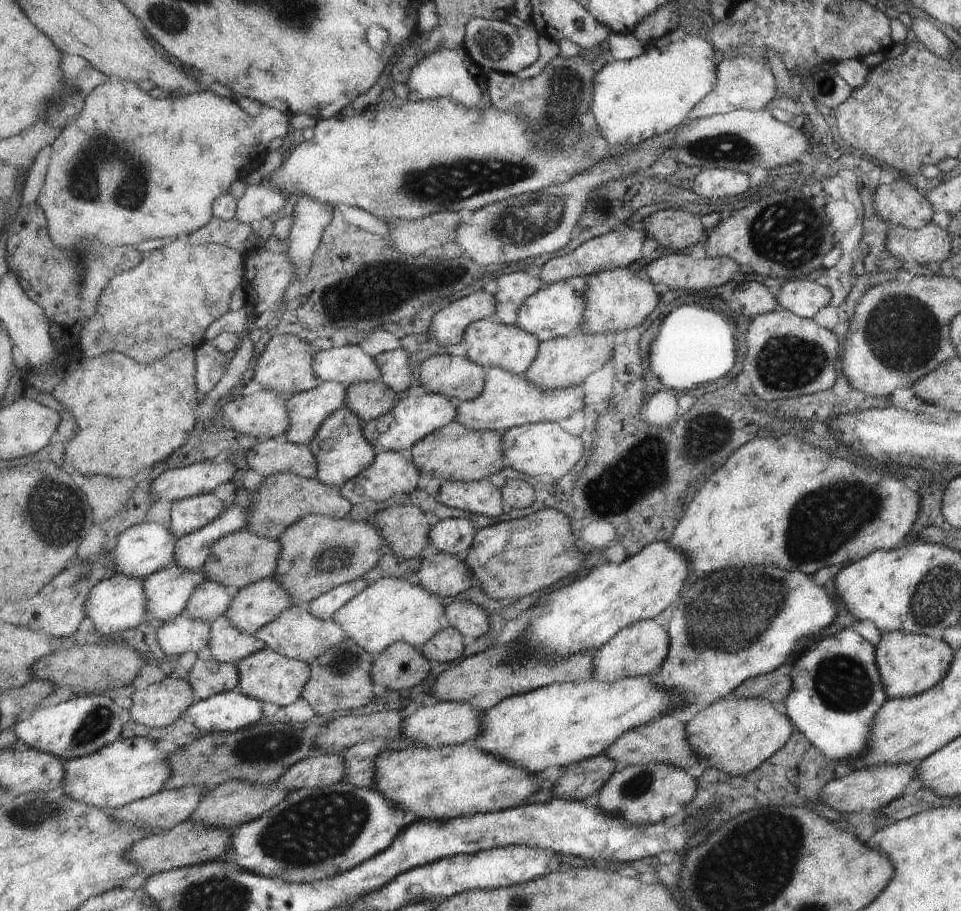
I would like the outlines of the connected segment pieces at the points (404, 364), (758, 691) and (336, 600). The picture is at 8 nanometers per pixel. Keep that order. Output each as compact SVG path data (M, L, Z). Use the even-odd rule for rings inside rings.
M395 349L378 354L375 357L381 373L380 381L397 394L411 388L411 360L405 349Z
M779 672L748 678L732 694L739 699L765 699L767 702L783 702L791 690L791 681Z
M363 577L343 583L333 588L333 590L322 594L319 598L316 598L308 604L308 607L317 618L324 621L333 620L339 609L343 609L352 598L361 594L368 586L367 580L364 580Z

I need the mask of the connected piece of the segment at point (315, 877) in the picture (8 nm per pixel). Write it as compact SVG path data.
M343 781L328 787L294 790L273 810L261 815L256 821L235 828L230 838L230 850L226 852L224 860L230 860L242 870L257 876L281 879L286 883L311 884L352 871L365 861L385 852L396 840L401 829L416 820L414 815L401 810L379 790L356 787Z

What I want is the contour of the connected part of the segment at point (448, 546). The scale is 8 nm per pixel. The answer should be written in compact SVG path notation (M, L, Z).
M433 519L431 533L428 534L431 552L464 556L471 548L477 531L478 528L469 519Z

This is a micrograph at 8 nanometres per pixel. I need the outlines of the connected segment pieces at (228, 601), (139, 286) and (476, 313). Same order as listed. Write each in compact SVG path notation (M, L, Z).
M207 580L192 594L184 614L190 619L213 622L218 616L226 614L239 591Z
M177 238L167 241L164 245L165 248L153 252L149 258L145 258L137 268L129 270L129 272L123 272L119 276L114 276L109 283L109 286L103 291L100 296L100 303L98 304L96 314L93 315L87 324L80 330L80 353L83 353L85 357L97 358L103 356L105 352L111 352L111 350L119 350L123 354L129 354L133 360L141 362L141 364L151 364L153 362L153 356L165 356L169 354L171 350L177 350L177 348L183 348L185 345L191 345L193 347L199 347L207 340L208 328L215 322L219 321L224 314L227 314L231 310L232 296L235 290L243 284L246 262L243 254L238 250L233 250L231 247L222 245L221 243L211 243L208 245L191 245L188 244L185 238Z
M477 290L437 311L432 317L429 334L443 347L459 344L469 325L475 321L492 319L495 312L496 298Z

